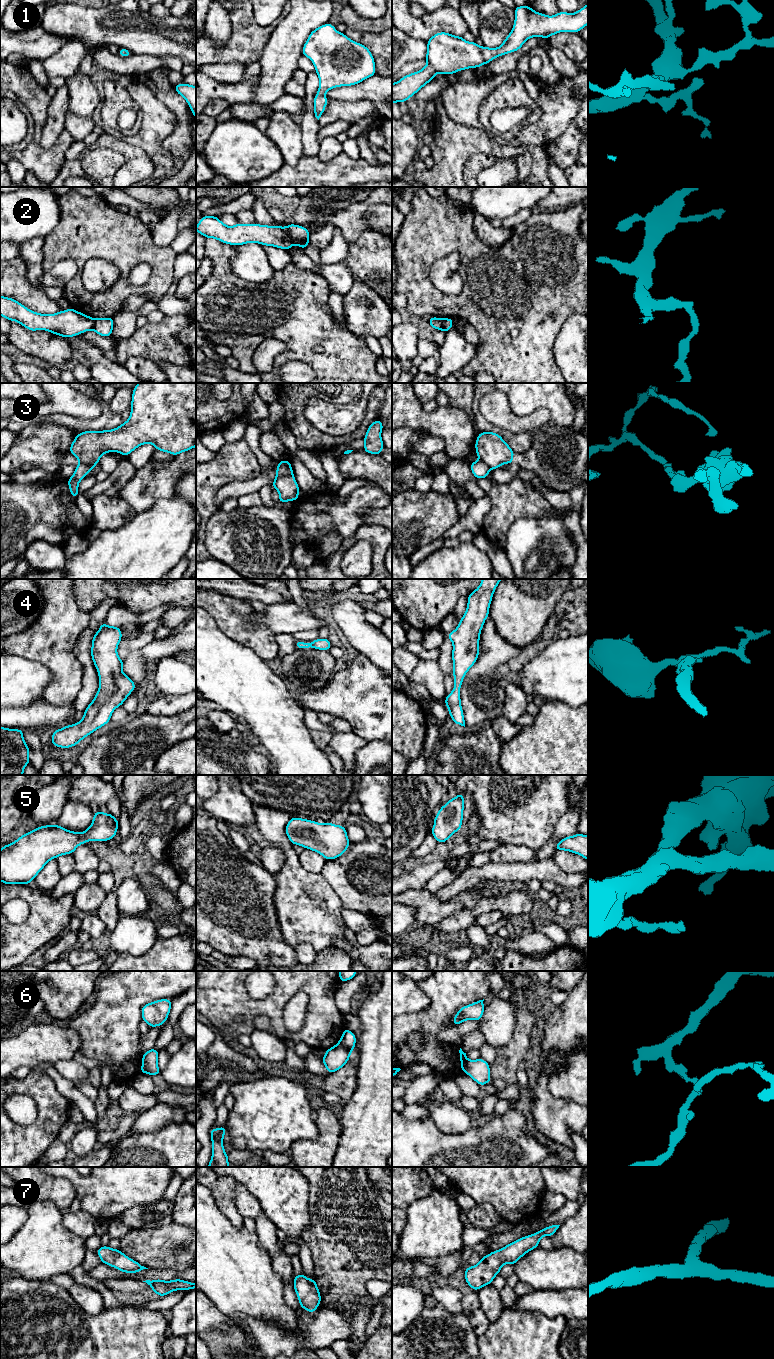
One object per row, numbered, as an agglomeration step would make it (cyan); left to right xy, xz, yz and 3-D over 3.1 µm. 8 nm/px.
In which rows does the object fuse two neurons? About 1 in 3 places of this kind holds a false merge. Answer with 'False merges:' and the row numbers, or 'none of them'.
False merges: 2, 3, 6

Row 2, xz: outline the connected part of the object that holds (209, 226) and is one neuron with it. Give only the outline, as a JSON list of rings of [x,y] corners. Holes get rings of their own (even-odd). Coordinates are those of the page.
[[[202,216],[196,231],[205,238],[217,239],[222,243],[239,246],[259,243],[289,250],[294,242],[282,226],[259,225],[257,223],[226,226],[217,216]]]

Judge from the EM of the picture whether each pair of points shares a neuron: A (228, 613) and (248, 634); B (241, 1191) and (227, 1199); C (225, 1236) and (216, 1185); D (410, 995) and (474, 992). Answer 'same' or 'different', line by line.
A: same
B: different
C: different
D: different

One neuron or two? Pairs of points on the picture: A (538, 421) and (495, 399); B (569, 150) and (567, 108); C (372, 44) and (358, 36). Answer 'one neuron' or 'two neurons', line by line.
A: one neuron
B: two neurons
C: one neuron

